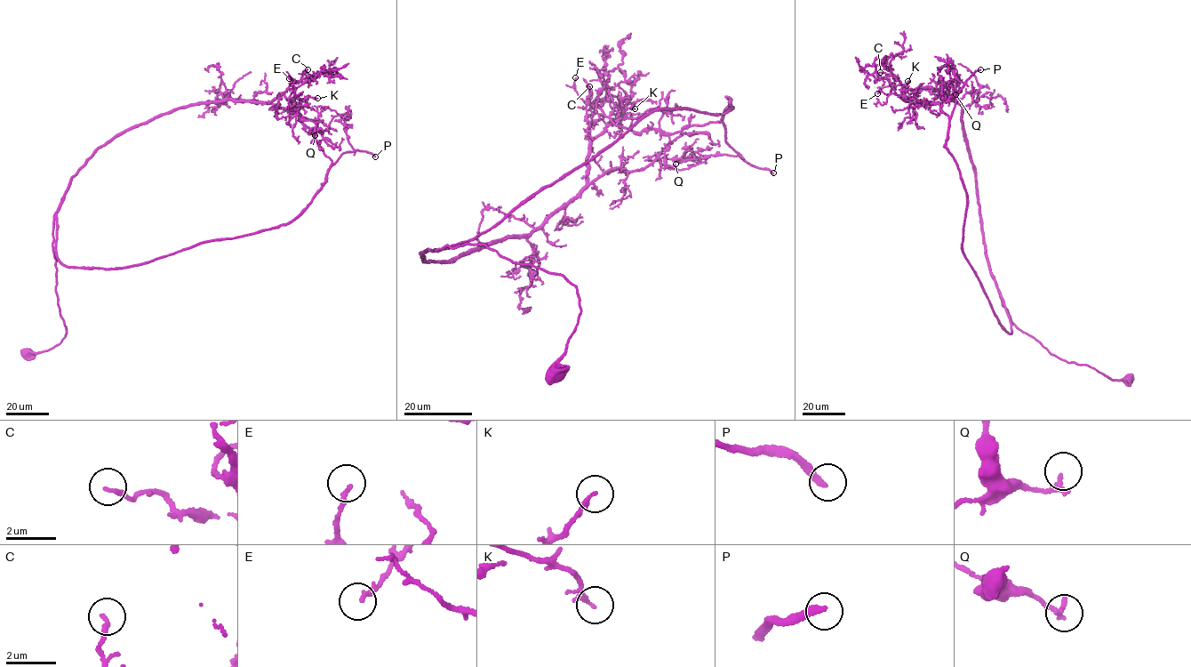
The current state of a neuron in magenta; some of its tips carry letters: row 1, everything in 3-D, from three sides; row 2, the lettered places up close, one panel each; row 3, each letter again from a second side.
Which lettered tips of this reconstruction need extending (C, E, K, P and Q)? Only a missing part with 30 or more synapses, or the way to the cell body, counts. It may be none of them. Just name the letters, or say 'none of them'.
P

